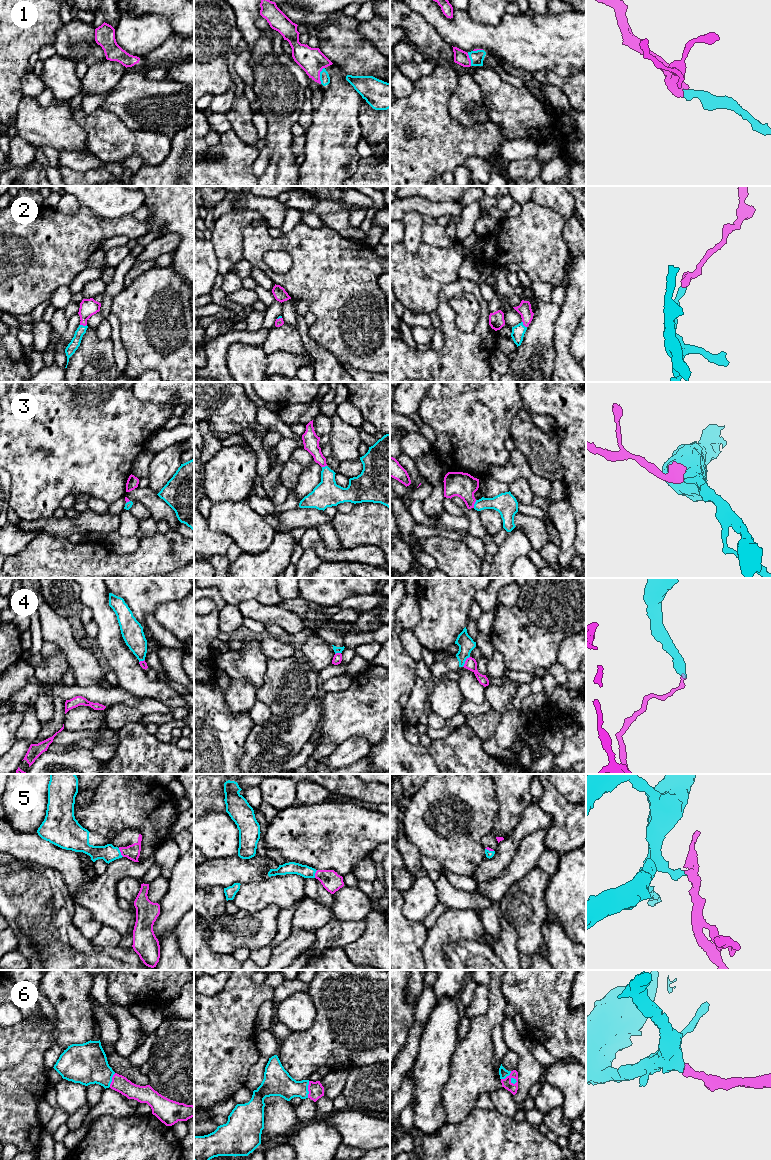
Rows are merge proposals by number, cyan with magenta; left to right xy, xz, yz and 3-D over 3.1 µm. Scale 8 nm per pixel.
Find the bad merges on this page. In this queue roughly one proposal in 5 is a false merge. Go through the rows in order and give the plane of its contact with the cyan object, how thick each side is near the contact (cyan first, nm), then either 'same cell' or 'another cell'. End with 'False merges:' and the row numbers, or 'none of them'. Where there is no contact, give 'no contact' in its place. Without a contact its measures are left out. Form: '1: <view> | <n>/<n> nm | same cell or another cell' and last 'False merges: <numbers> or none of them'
1: xz | 80/200 nm | same cell
2: xy | 80/140 nm | same cell
3: yz | 180/200 nm | same cell
4: yz | 130/90 nm | another cell
5: xy | 140/120 nm | same cell
6: xz | 220/120 nm | same cell
False merges: 4

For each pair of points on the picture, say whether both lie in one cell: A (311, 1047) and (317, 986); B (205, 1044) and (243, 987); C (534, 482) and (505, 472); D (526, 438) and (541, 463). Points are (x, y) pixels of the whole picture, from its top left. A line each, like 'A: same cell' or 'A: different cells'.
A: same cell
B: same cell
C: same cell
D: same cell

